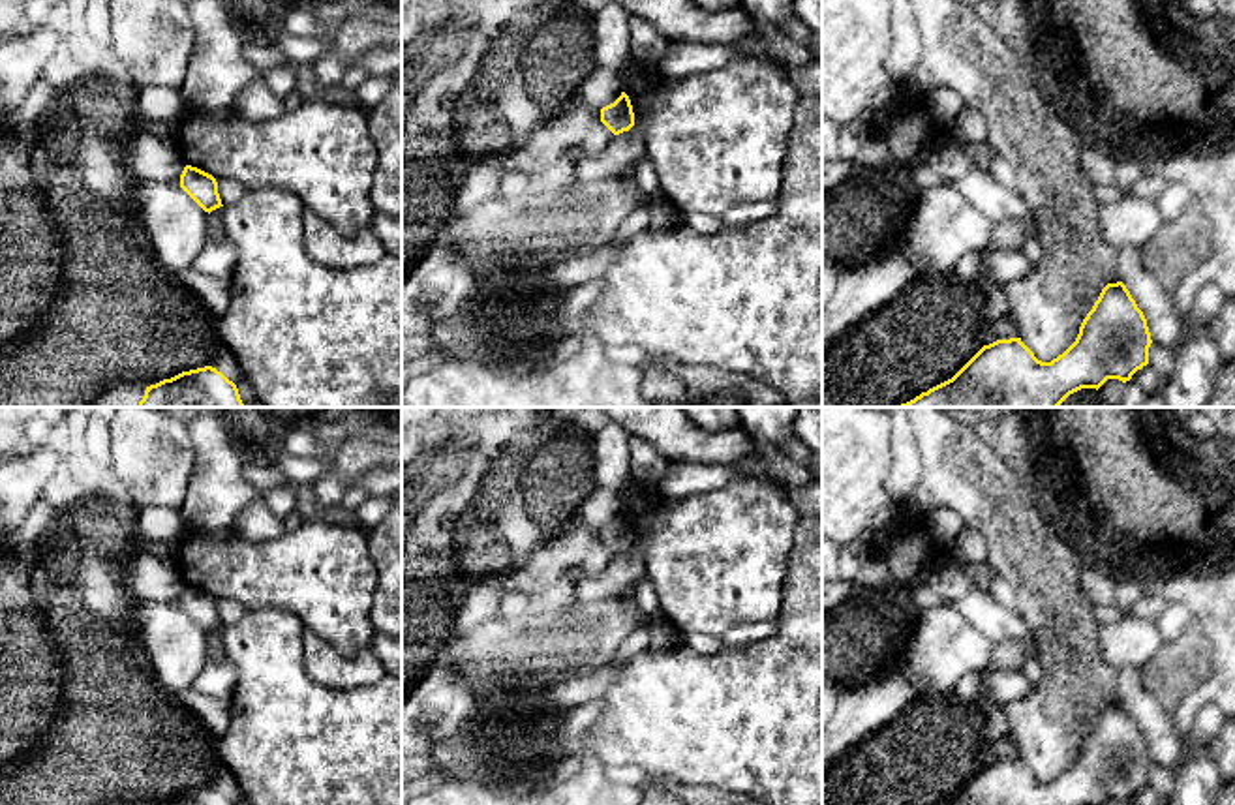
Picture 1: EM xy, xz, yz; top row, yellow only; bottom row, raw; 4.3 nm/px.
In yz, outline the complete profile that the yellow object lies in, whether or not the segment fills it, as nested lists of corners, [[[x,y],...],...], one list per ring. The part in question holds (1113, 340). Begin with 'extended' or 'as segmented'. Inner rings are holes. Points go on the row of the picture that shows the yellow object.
as segmented; [[[1122,281],[1107,283],[1079,327],[1075,342],[1051,362],[1042,362],[1021,338],[983,345],[952,379],[899,407],[1059,407],[1081,388],[1100,388],[1107,379],[1130,381],[1149,364],[1151,332]]]

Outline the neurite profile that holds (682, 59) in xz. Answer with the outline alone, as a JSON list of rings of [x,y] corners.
[[[670,43],[659,62],[664,77],[683,77],[700,71],[711,71],[749,54],[724,43]]]

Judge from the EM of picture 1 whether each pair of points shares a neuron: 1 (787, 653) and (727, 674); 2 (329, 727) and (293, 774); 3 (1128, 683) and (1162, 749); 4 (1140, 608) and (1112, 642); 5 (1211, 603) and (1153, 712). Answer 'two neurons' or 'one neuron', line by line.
1: one neuron
2: one neuron
3: one neuron
4: two neurons
5: two neurons

